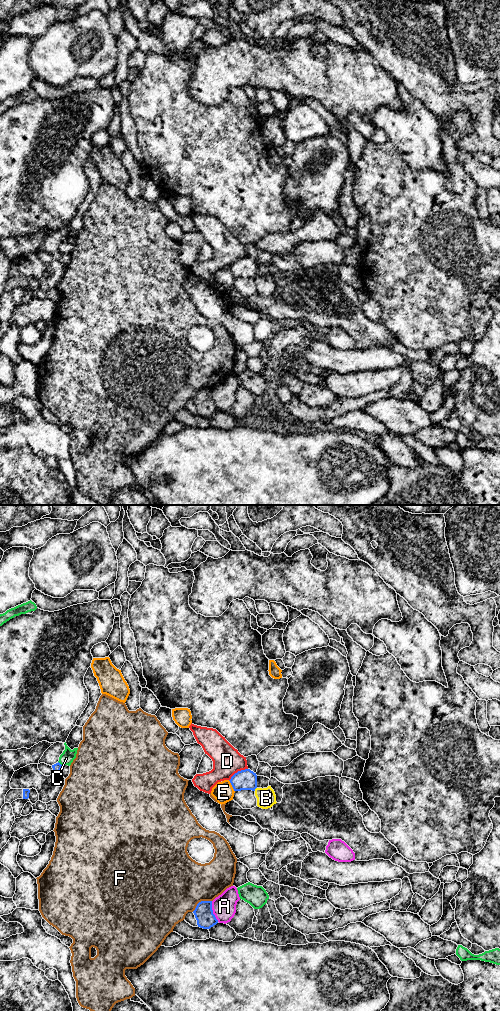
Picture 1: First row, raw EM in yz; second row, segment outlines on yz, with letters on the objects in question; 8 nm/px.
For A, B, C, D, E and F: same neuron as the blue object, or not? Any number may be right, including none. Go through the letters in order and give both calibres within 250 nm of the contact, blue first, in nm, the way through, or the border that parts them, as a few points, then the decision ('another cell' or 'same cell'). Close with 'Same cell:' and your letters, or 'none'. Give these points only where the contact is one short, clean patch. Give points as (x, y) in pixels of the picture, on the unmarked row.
A: 150 nm thick on the blue side, 190 nm on the other; another cell
B: 160 nm thick on the blue side, 160 nm on the other; border along yz (256, 275), (254, 278); another cell
C: 70 nm thick on the blue side, 110 nm on the other; another cell
D: 160 nm thick on the blue side, 240 nm on the other; another cell
E: 160 nm thick on the blue side, 170 nm on the other; another cell
F: 150 nm thick on the blue side, 480 nm on the other; another cell
Same cell: none

